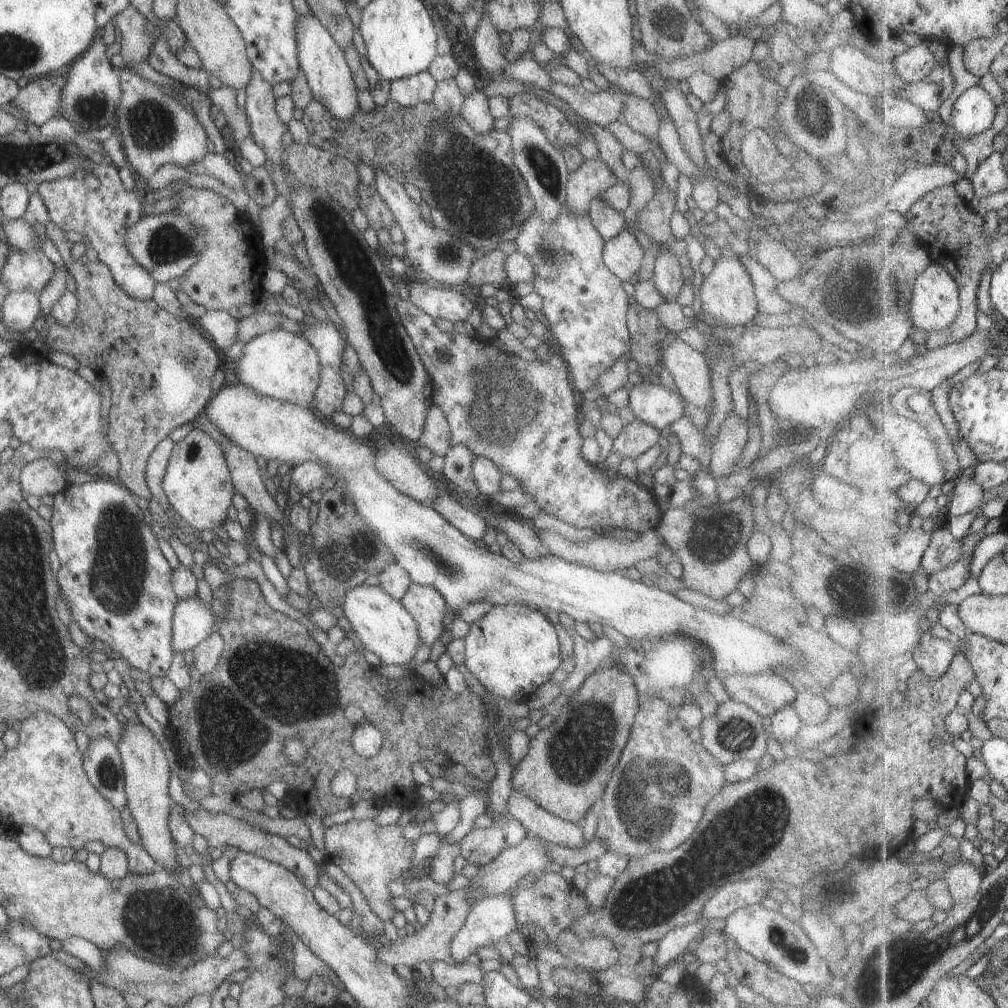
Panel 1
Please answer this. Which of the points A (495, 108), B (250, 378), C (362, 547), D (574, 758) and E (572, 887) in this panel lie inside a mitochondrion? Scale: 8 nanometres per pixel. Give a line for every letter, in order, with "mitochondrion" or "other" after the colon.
A: other
B: other
C: mitochondrion
D: mitochondrion
E: other

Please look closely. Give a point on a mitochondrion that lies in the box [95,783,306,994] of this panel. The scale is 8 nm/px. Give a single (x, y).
(144, 926)

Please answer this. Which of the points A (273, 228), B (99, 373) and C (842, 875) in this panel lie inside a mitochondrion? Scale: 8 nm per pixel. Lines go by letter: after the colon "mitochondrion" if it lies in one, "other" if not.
A: other
B: other
C: other

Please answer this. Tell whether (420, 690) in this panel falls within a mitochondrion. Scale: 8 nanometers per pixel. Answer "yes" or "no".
no

